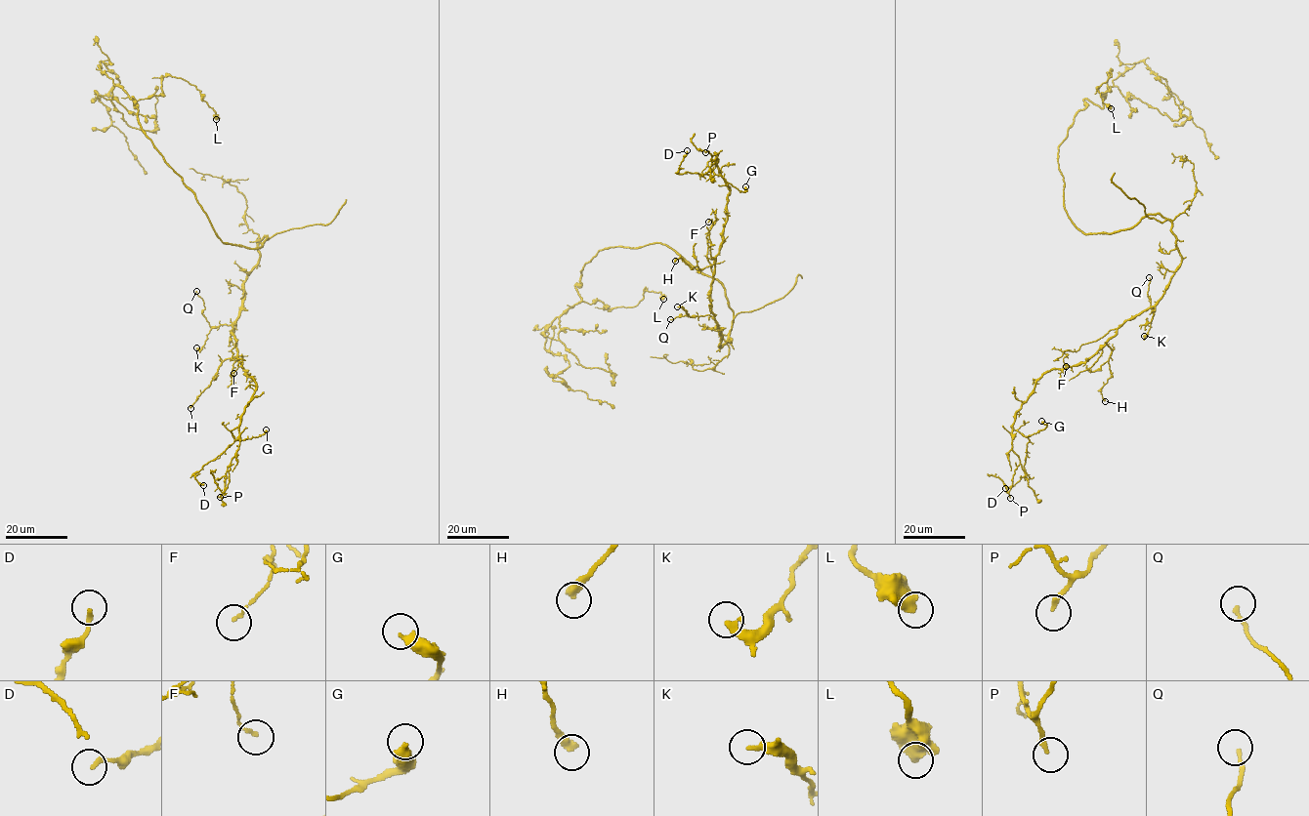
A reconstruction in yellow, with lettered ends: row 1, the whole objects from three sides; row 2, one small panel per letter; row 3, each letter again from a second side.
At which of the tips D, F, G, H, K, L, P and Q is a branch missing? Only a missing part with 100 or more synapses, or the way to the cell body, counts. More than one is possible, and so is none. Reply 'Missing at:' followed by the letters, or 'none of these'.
Missing at: none of these

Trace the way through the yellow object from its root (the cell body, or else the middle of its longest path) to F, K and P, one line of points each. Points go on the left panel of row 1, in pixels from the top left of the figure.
F: (247, 247), (258, 248), (267, 236), (232, 326), (232, 358), (242, 360), (233, 373)
K: (247, 247), (258, 248), (267, 236), (244, 283), (238, 317), (230, 325), (214, 326), (203, 346), (196, 347)
P: (247, 247), (258, 248), (267, 236), (232, 326), (239, 362), (256, 387), (241, 414), (238, 449), (220, 497)

